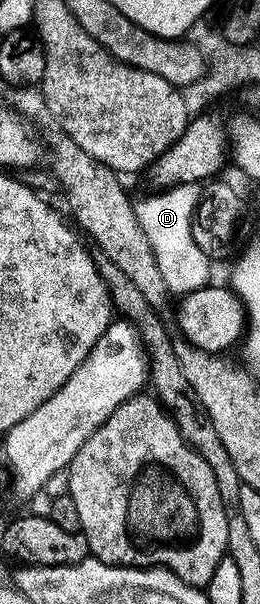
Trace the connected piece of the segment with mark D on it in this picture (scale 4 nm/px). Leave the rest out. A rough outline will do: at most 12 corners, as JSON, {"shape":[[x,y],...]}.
{"shape":[[173,185],[135,202],[169,294],[209,284],[194,243],[201,186]]}

